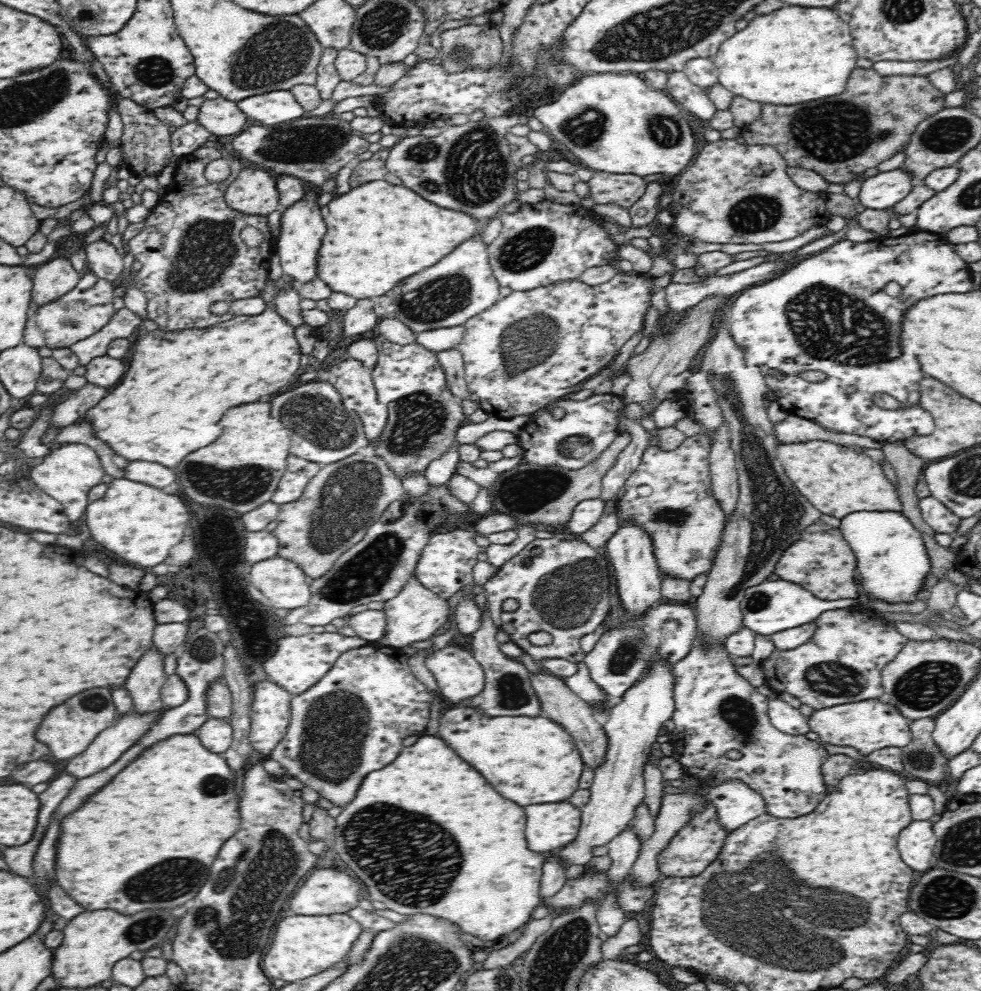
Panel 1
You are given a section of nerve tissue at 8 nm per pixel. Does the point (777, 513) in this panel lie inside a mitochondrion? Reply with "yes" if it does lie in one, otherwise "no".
yes

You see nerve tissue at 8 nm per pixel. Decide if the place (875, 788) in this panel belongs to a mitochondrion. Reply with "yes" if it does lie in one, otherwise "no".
no

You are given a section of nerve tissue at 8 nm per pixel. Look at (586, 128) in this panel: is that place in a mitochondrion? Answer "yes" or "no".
yes

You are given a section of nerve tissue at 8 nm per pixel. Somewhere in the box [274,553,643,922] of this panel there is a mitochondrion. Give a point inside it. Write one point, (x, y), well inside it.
(366, 833)

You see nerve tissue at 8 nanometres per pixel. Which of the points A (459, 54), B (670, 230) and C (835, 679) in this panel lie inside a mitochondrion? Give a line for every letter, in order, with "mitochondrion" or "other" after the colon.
A: mitochondrion
B: other
C: mitochondrion

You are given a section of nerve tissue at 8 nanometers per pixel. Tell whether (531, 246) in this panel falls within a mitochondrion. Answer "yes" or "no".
yes

